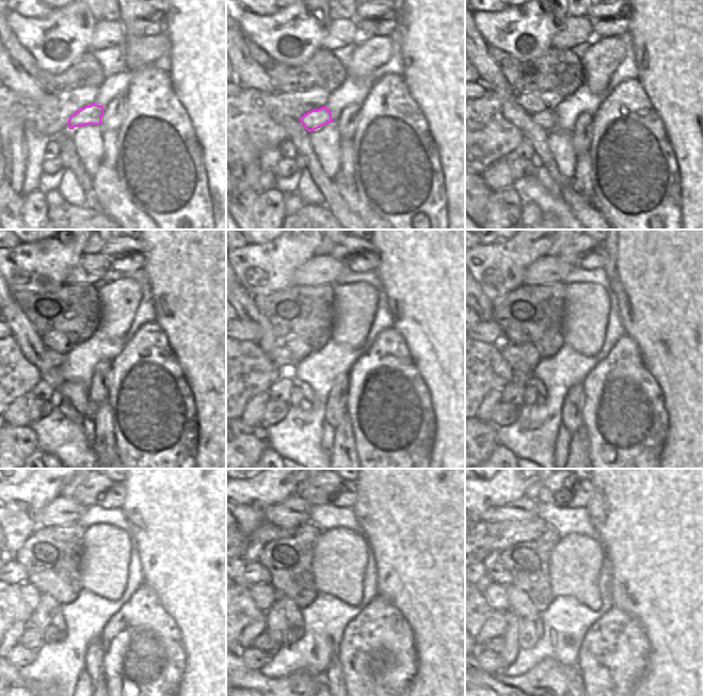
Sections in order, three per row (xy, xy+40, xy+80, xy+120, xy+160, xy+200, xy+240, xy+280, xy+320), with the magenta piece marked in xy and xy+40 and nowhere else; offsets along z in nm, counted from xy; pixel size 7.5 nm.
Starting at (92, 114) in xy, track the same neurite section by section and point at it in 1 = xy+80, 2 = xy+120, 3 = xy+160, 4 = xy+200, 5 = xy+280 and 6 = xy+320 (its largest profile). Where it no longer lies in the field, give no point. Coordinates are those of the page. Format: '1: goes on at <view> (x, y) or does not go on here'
1: goes on at xy+80 (546, 120)
2: goes on at xy+120 (56, 359)
3: goes on at xy+160 (281, 358)
4: goes on at xy+200 (513, 354)
5: goes on at xy+280 (265, 596)
6: goes on at xy+320 (495, 595)

